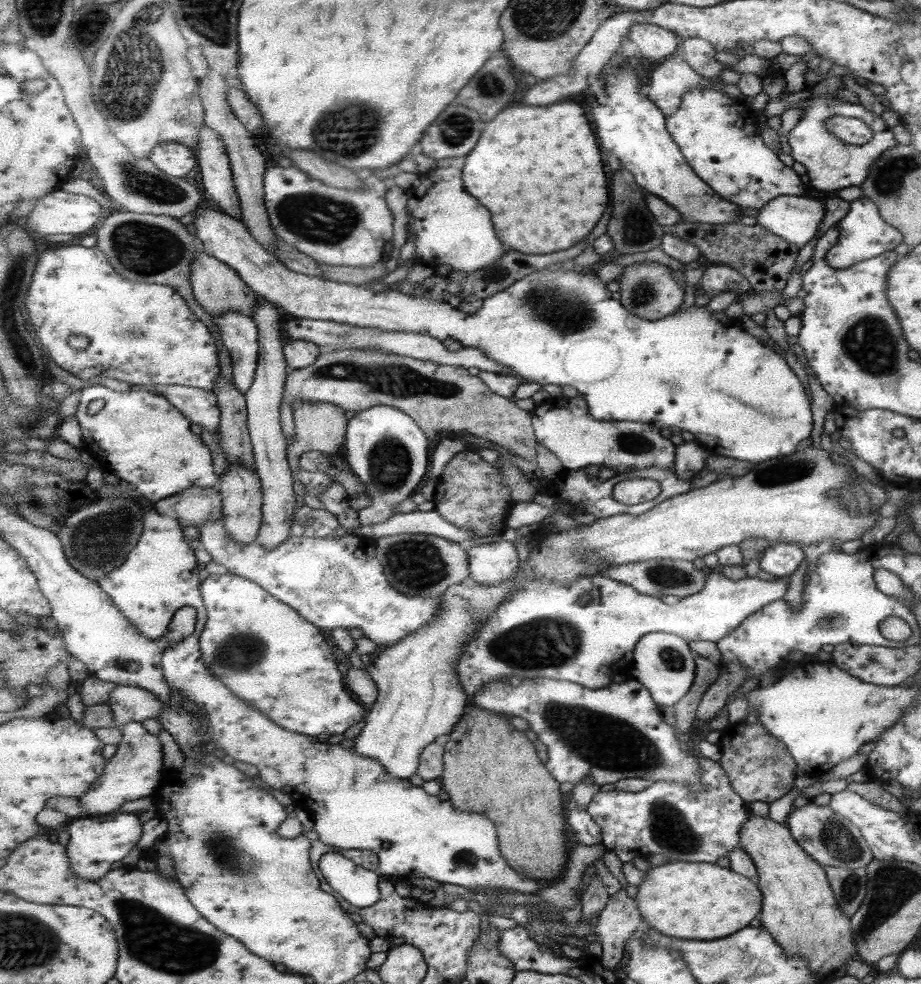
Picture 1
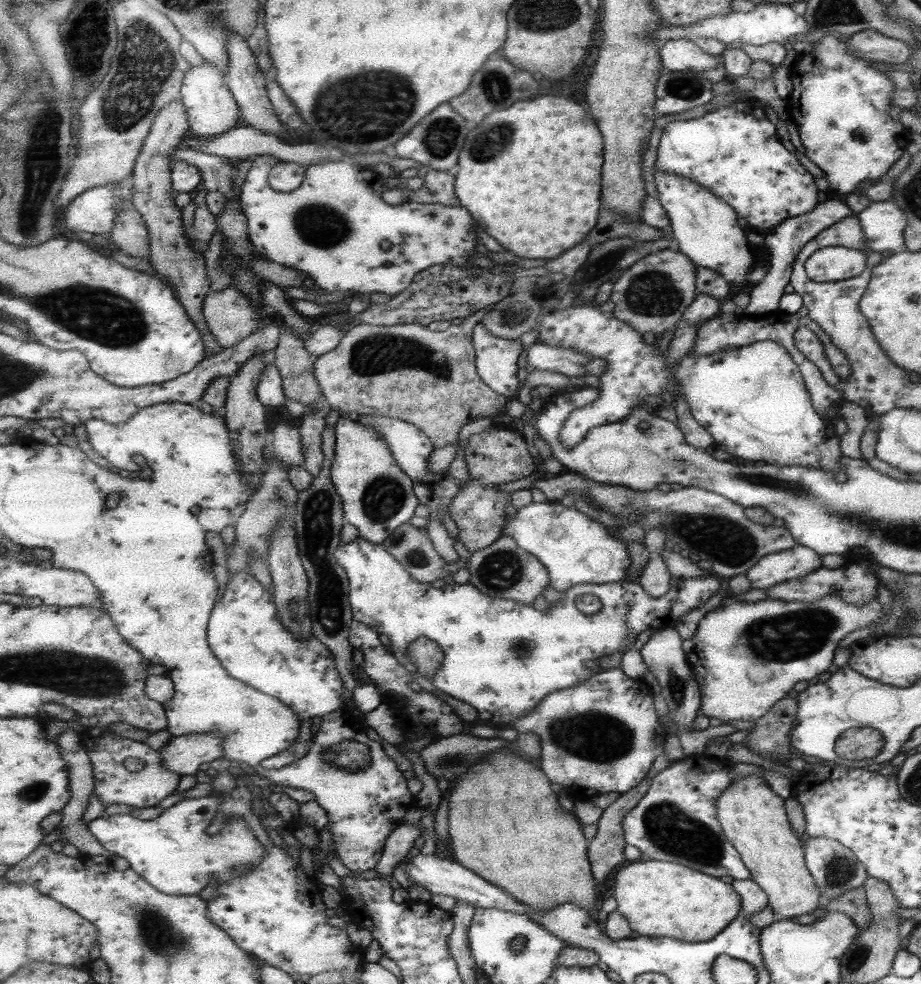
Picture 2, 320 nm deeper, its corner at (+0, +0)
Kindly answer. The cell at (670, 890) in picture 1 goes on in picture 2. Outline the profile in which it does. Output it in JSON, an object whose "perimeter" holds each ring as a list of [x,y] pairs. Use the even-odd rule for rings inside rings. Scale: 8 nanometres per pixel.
{"perimeter":[[[653,859],[647,862],[633,861],[632,864],[623,866],[614,881],[614,898],[618,904],[617,910],[619,910],[619,913],[623,913],[623,916],[627,917],[627,920],[630,921],[635,932],[643,936],[669,936],[684,941],[708,941],[714,939],[720,932],[723,932],[725,928],[729,927],[743,911],[743,898],[737,893],[734,885],[731,886],[731,883],[725,884],[725,882],[721,882],[721,880],[715,878],[715,876],[707,876],[707,874],[697,872],[697,870],[693,870],[693,868],[687,868],[687,866],[683,866],[683,864]]]}

